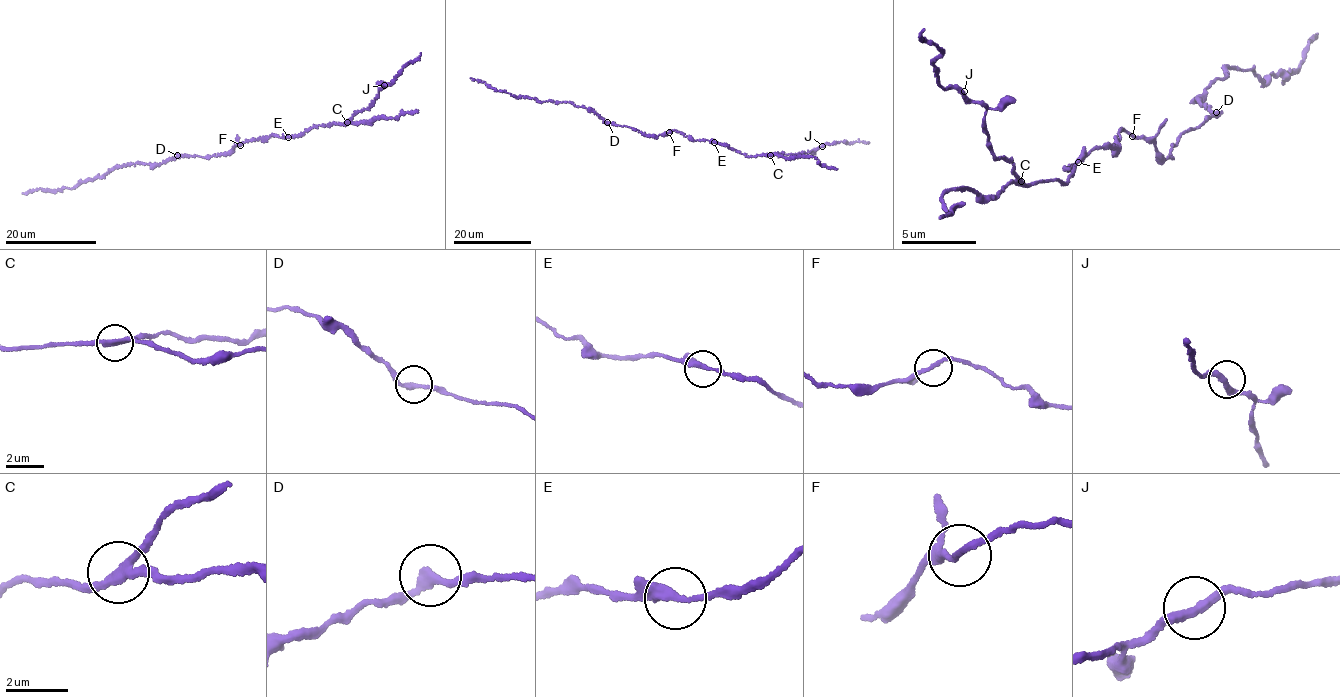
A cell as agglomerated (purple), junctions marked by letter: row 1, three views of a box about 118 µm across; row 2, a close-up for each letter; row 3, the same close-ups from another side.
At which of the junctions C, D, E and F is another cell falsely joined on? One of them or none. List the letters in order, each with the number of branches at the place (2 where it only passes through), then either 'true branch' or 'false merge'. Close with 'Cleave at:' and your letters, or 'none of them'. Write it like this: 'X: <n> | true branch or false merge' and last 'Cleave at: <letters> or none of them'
C: 3 | false merge
D: 2 | true branch
E: 2 | true branch
F: 2 | true branch
Cleave at: C

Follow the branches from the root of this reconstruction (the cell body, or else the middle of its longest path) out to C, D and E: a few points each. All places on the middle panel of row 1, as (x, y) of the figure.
C: (670, 131), (696, 140), (718, 143), (750, 156), (771, 155)
D: (670, 131), (653, 137), (607, 122)
E: (670, 131), (714, 142)

